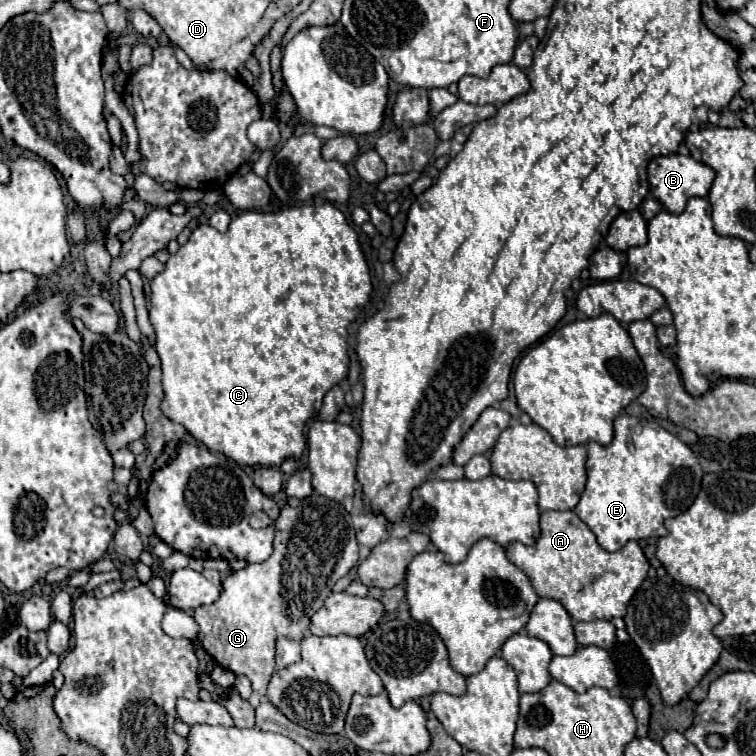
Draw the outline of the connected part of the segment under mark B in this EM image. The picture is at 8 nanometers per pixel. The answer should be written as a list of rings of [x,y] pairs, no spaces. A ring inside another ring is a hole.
[[[668,154],[668,156],[658,156],[658,158],[654,158],[650,162],[650,166],[648,166],[648,180],[650,180],[650,188],[652,188],[654,198],[668,212],[680,214],[686,208],[688,198],[692,198],[692,196],[706,198],[708,196],[708,190],[710,190],[712,180],[714,180],[714,172],[706,164],[700,164],[700,162],[692,160],[692,156]]]

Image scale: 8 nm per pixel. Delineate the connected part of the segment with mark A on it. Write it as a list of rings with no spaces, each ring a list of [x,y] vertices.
[[[546,510],[540,514],[540,536],[532,546],[522,546],[518,542],[510,542],[506,546],[506,556],[510,562],[514,562],[520,570],[524,570],[540,598],[552,598],[558,600],[572,620],[612,620],[614,616],[624,616],[628,608],[628,600],[632,598],[632,592],[644,582],[648,574],[648,560],[644,552],[640,550],[638,542],[630,540],[626,546],[622,546],[618,552],[606,552],[598,546],[594,532],[576,516],[576,512],[552,512]]]

